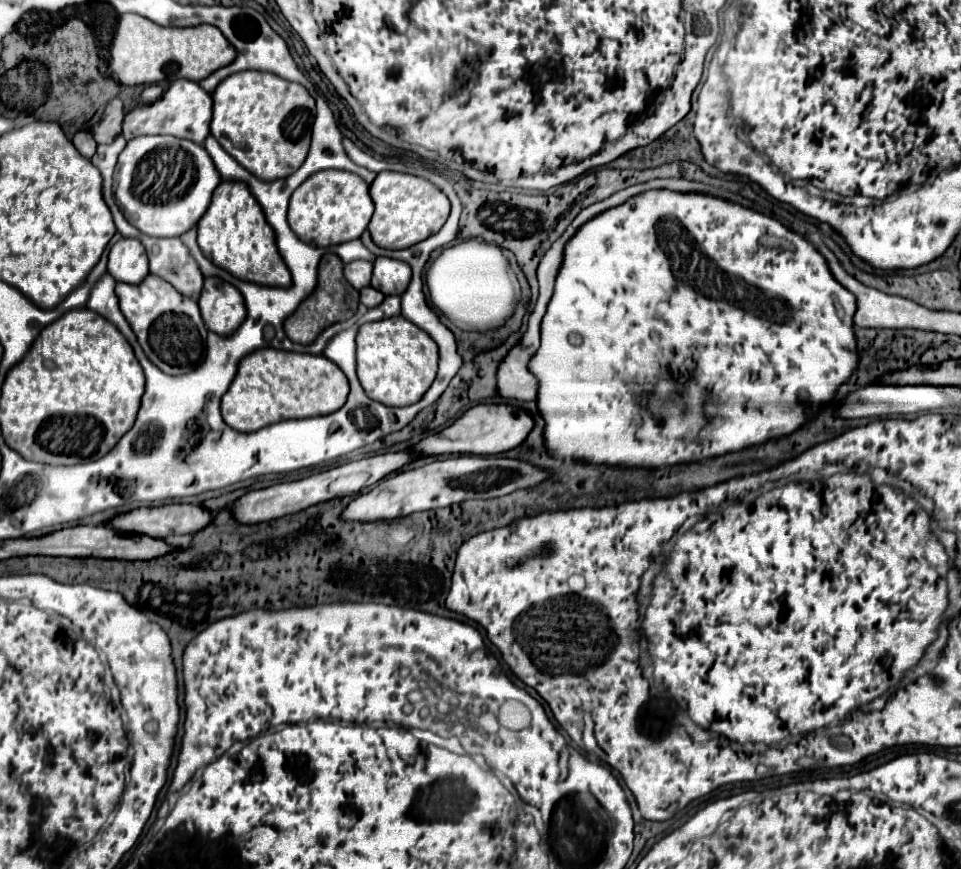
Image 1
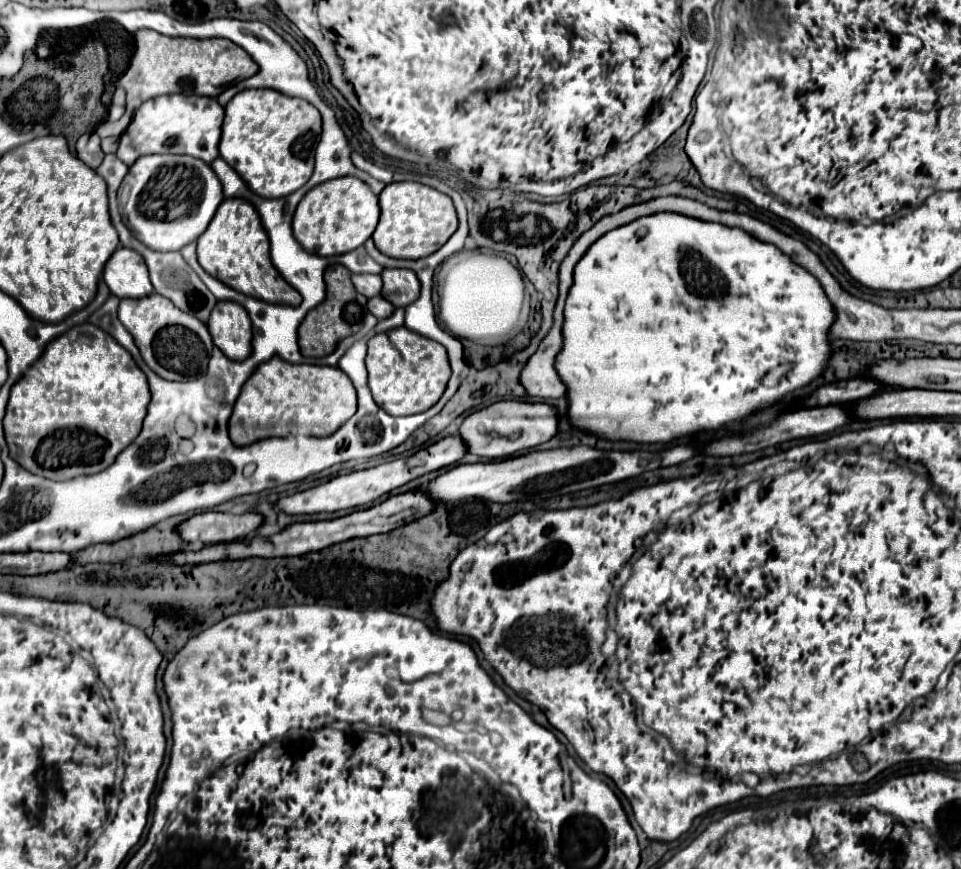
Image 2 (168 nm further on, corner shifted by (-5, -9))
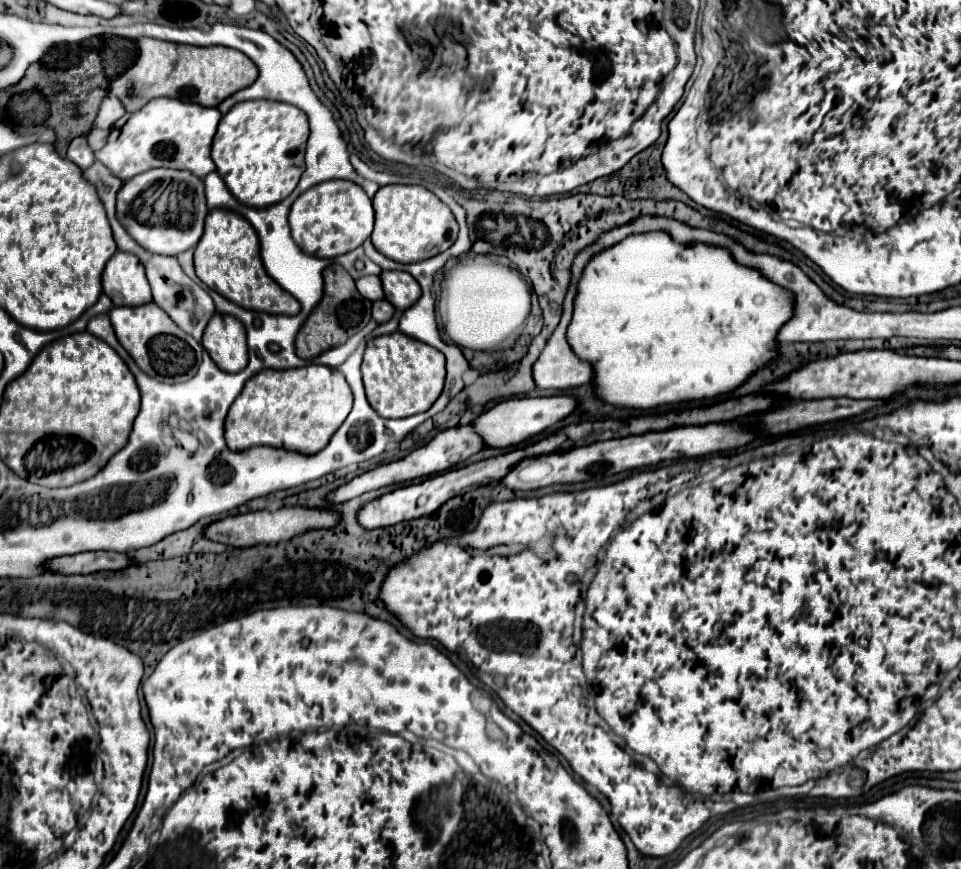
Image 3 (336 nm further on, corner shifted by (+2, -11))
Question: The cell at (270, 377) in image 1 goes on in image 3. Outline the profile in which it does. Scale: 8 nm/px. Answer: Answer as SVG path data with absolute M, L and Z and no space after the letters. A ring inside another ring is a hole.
M306 365L288 371L260 371L246 381L226 417L226 443L232 451L256 445L312 455L322 451L352 409L352 391L338 369Z

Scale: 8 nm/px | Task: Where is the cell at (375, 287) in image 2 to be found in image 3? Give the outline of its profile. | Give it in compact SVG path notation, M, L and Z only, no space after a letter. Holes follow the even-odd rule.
M364 275L356 281L356 287L360 291L360 295L364 295L370 301L378 301L384 299L384 291L382 291L382 281L376 275Z

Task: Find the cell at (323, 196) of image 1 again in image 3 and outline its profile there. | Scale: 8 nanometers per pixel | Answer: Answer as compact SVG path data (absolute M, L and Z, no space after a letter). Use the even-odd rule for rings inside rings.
M324 181L302 193L290 209L290 229L296 245L316 257L338 257L360 247L372 233L372 199L352 181Z

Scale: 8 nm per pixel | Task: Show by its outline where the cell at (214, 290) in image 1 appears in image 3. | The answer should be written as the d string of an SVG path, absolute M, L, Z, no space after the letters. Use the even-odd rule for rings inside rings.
M216 313L202 339L212 361L226 373L238 373L248 365L248 345L244 325L232 315Z

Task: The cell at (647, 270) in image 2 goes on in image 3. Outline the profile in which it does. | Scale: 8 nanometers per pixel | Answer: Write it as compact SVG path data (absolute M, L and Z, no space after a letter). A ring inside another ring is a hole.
M656 231L652 235L630 235L630 239L624 239L624 243L618 243L616 247L602 251L600 255L596 255L596 259L592 259L592 263L588 263L580 279L580 295L576 295L576 311L568 327L568 341L572 343L576 355L580 355L582 359L592 359L592 367L596 367L594 375L596 395L602 401L632 409L652 409L682 401L710 399L742 385L748 379L748 375L758 371L758 367L768 365L768 361L776 357L776 331L790 319L790 315L792 315L792 295L776 287L774 283L762 279L762 275L756 269L738 265L732 259L732 255L728 255L728 251L724 251L722 247L704 247L696 243L692 243L692 247L680 247L678 243L672 243L668 235Z

